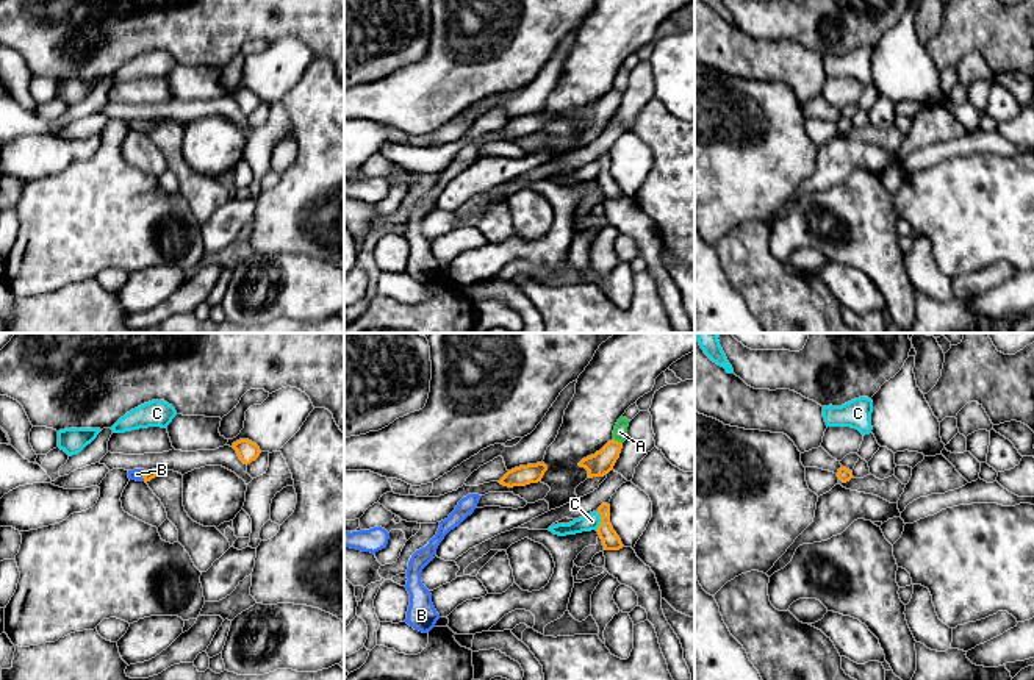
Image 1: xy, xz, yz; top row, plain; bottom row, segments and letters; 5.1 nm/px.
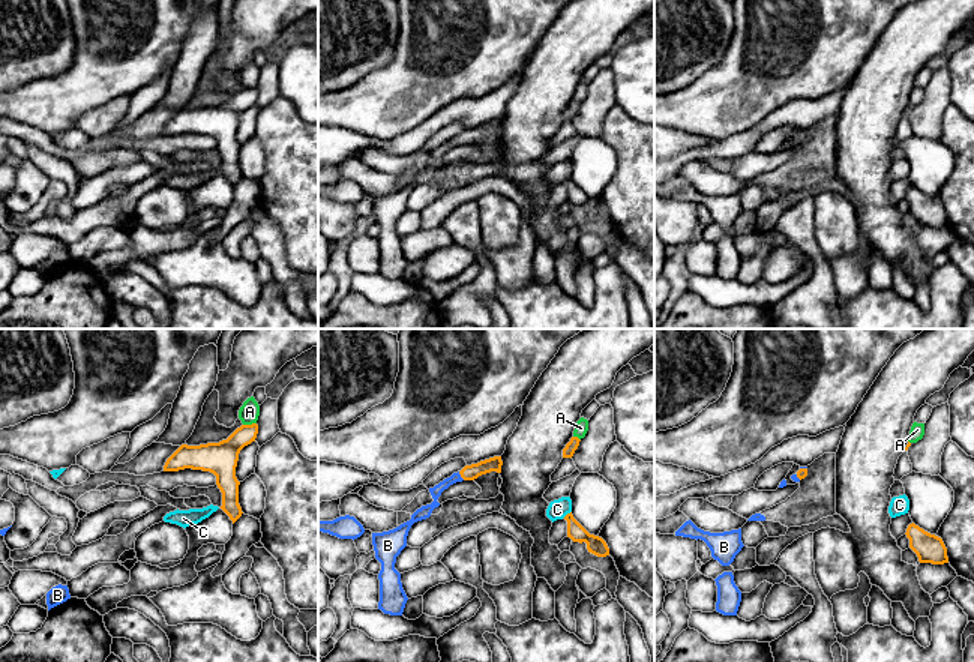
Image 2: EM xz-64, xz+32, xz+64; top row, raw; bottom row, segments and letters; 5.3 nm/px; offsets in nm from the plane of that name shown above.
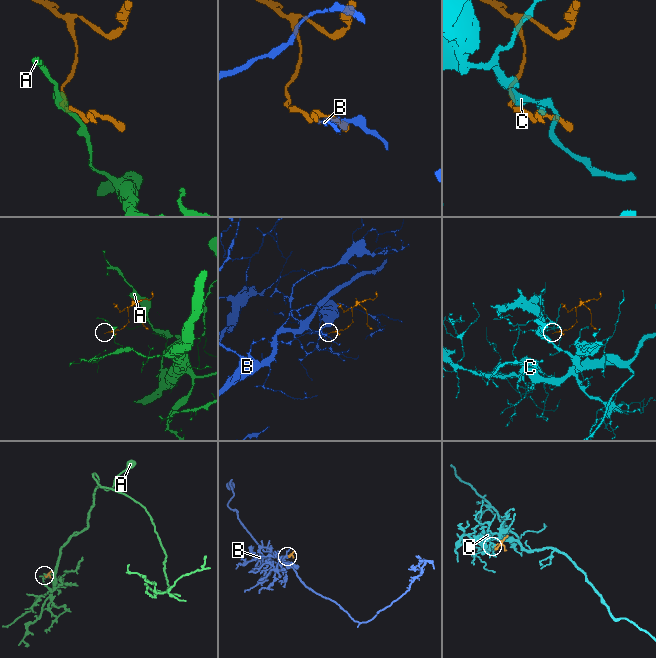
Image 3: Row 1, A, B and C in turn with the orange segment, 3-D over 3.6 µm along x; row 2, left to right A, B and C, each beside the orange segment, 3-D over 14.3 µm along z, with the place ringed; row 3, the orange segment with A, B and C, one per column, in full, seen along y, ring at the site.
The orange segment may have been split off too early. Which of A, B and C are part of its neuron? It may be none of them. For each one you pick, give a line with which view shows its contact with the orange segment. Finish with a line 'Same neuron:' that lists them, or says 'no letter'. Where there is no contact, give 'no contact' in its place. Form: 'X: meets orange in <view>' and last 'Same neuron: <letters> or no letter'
B: meets orange in xy
Same neuron: B

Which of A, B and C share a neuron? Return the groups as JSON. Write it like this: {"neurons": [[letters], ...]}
{"neurons": [["A"], ["B"], ["C"]]}

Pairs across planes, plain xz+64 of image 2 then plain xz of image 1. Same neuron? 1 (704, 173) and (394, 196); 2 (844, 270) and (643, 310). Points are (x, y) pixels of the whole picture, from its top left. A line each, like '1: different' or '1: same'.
1: different
2: different

